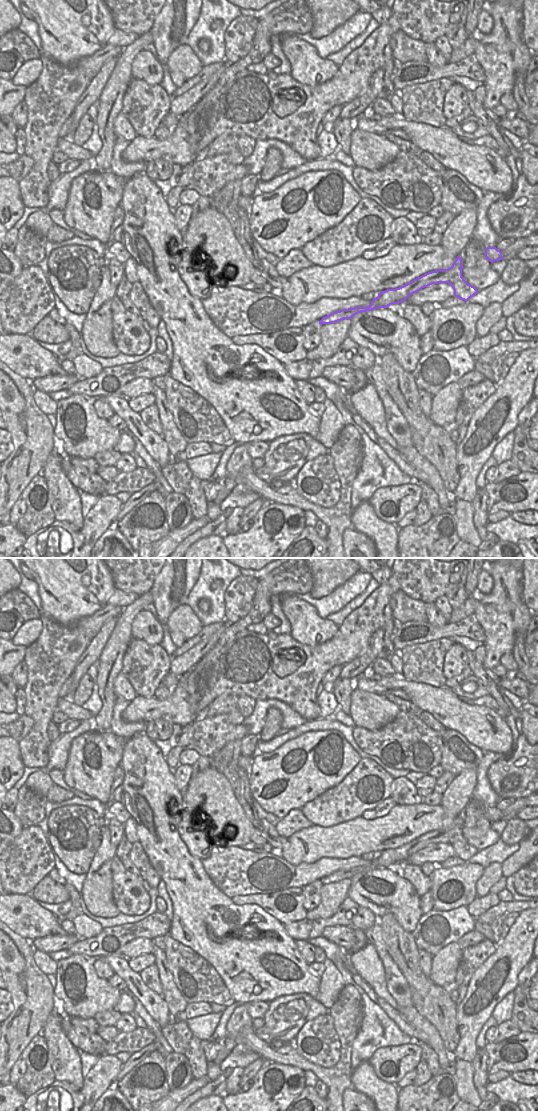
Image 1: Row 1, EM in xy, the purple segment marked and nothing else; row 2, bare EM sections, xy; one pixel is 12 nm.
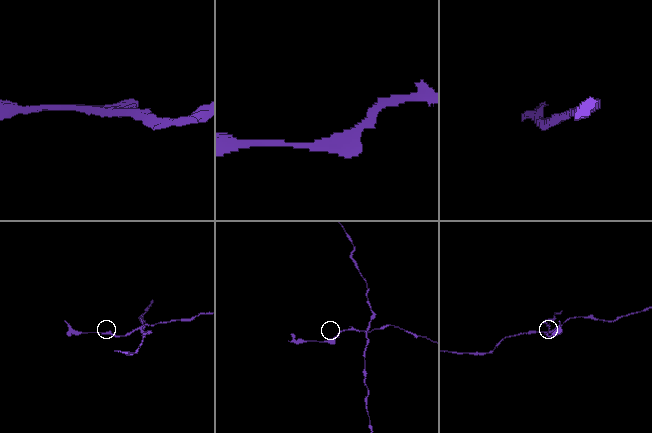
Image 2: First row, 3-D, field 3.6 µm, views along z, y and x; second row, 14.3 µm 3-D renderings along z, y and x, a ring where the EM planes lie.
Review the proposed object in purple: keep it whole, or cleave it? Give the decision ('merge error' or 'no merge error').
merge error

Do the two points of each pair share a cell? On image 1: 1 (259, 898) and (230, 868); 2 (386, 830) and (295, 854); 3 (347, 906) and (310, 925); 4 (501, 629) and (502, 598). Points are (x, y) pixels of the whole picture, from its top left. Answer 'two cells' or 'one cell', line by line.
1: two cells
2: one cell
3: one cell
4: one cell

